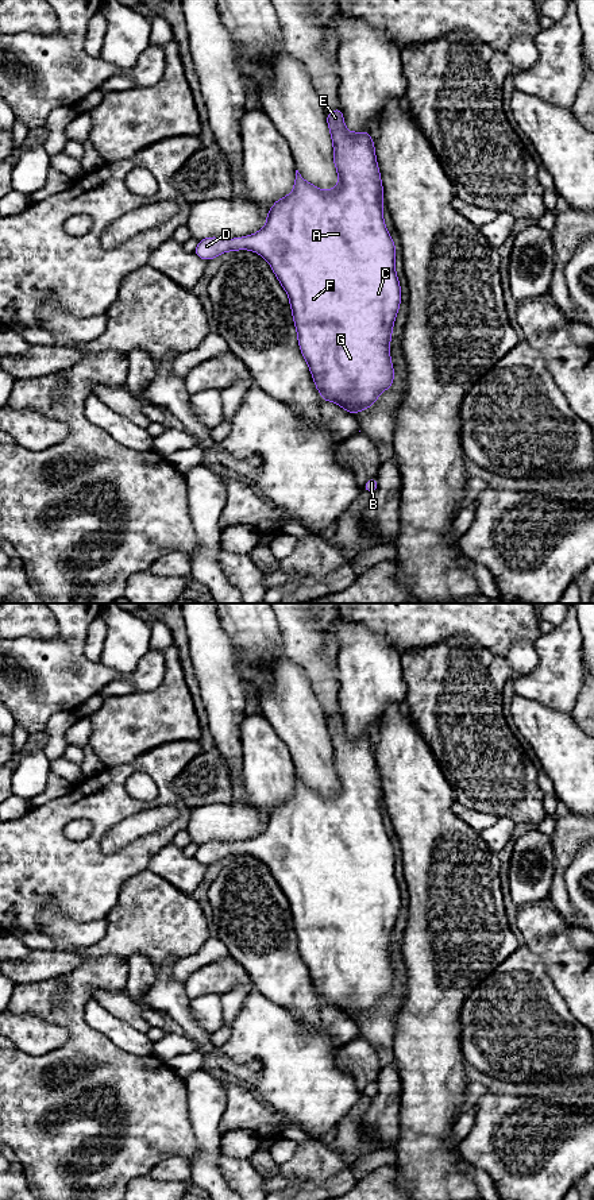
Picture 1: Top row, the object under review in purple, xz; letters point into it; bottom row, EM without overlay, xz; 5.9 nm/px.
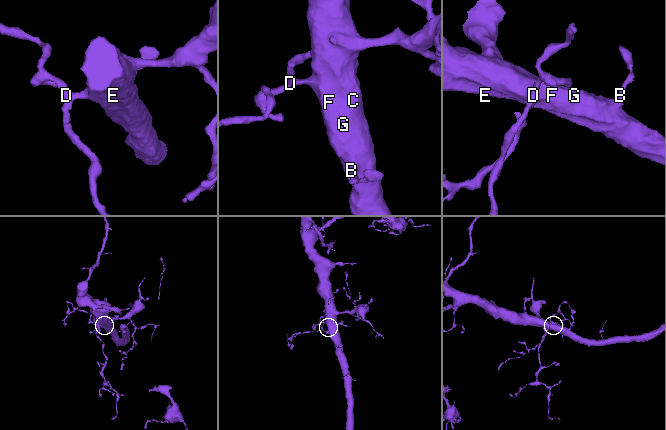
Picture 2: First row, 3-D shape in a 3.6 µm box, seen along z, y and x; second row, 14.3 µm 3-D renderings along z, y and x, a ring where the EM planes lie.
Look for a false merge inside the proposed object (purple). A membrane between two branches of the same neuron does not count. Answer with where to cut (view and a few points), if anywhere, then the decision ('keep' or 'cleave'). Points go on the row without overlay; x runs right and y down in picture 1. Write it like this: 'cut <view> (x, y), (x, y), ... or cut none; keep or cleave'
cut none; keep

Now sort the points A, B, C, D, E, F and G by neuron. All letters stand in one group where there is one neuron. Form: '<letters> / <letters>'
A B C D E F G

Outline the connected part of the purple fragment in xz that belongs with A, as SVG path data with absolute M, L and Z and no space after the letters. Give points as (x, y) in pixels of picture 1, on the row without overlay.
M340 711L327 718L327 728L339 780L339 788L332 795L319 794L296 775L293 796L274 807L261 836L232 845L215 841L201 844L194 858L202 865L236 854L251 854L263 861L289 900L300 954L321 1003L356 1019L374 1010L394 985L390 944L401 907L401 891L394 871L396 850L383 826L383 792L374 745L367 736L348 737Z

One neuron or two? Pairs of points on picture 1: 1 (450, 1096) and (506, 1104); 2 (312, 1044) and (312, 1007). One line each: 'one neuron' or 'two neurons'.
1: two neurons
2: two neurons

